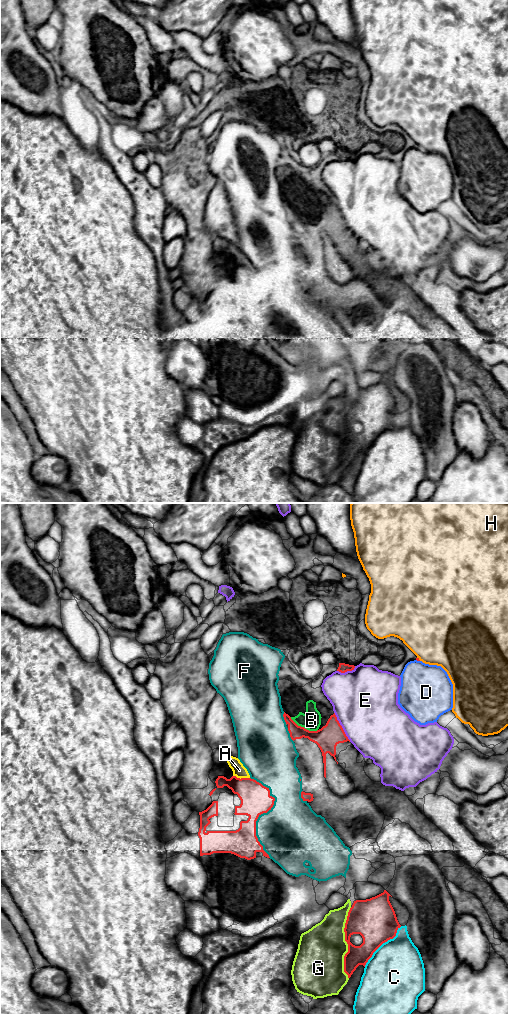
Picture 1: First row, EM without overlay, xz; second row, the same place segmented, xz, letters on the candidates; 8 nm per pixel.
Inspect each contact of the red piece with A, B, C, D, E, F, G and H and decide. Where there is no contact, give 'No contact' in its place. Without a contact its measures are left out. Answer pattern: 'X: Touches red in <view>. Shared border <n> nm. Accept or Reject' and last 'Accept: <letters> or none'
A: Touches red in xz. Shared border 140 nm. Reject
B: Touches red in xz. Shared border 240 nm. Reject
C: Touches red in xz. Shared border 440 nm. Reject
D: Touches red in xz. Shared border 40 nm. Reject
E: Touches red in xz. Shared border 280 nm. Reject
F: Touches red in xz. Shared border 650 nm. Reject
G: Touches red in xz. Shared border 600 nm. Reject
H: Touches red in xz. Shared border 40 nm. Reject
Accept: none

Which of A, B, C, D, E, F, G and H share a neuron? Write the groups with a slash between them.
A / B / C / D / E / F / G / H

